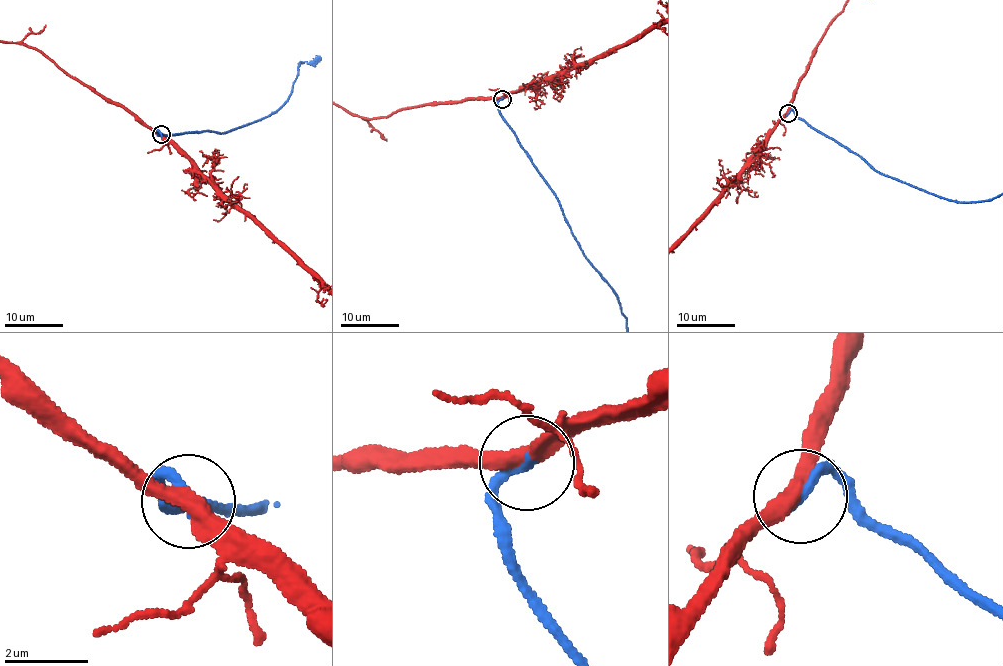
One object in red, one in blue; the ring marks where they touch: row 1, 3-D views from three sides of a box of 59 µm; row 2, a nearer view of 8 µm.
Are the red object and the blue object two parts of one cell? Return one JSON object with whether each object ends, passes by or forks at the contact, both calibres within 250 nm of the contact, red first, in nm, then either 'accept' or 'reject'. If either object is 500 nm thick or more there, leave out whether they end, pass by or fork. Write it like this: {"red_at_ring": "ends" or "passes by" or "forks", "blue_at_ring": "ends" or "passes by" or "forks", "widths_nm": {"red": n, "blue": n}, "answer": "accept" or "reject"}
{"red_at_ring": "passes by", "blue_at_ring": "ends", "widths_nm": {"red": 400, "blue": 280}, "answer": "accept"}

